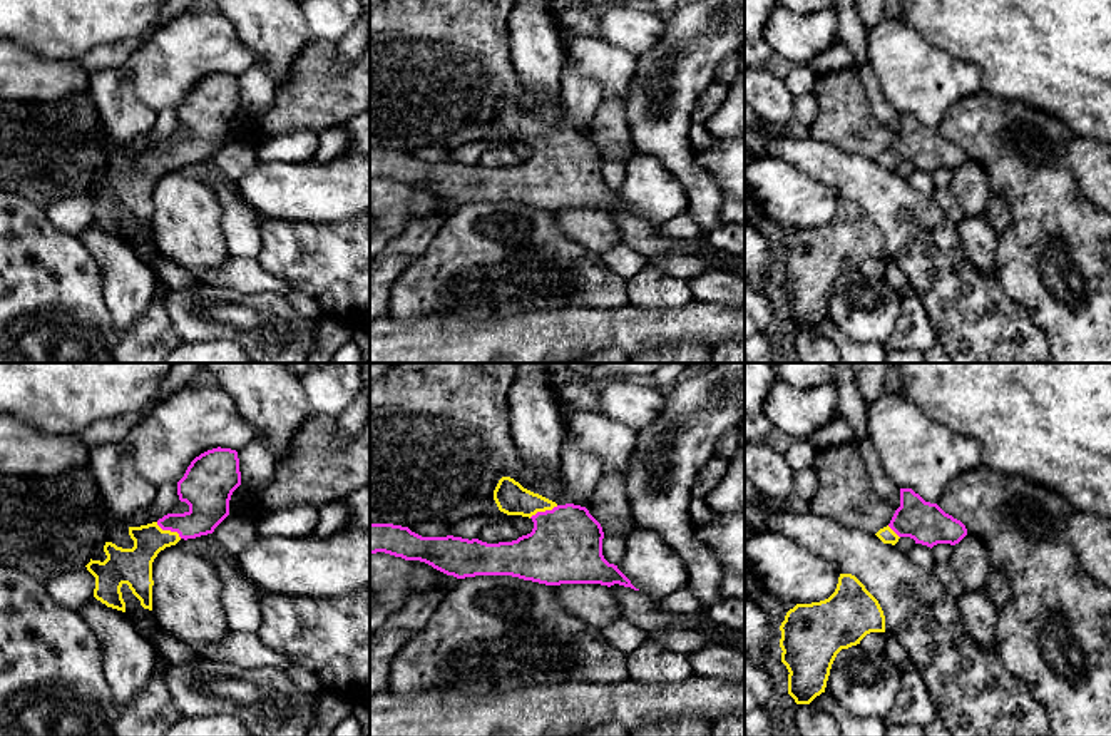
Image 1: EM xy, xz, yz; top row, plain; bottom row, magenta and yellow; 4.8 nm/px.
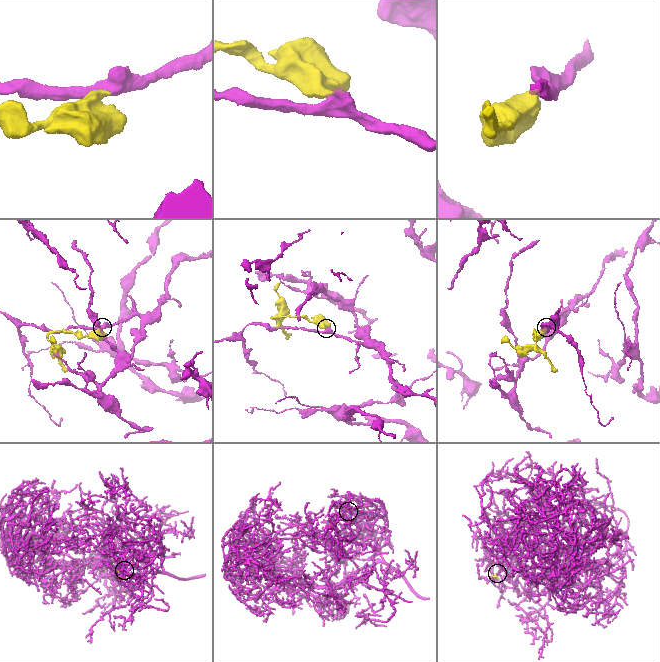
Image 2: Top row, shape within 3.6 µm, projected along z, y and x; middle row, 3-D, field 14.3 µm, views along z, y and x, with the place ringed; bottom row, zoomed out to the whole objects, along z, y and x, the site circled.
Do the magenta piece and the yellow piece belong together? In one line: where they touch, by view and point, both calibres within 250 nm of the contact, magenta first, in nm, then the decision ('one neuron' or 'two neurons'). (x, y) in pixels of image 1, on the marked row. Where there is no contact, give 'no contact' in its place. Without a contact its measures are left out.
contact xy (169, 529); calibres 220 and 180 nm; one neuron

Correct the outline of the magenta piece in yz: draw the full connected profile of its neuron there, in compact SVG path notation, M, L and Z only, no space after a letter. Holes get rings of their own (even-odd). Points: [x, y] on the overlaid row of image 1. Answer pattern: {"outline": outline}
{"outline": "M900 488L900 507L895 510L890 524L875 535L883 544L892 545L900 537L910 537L915 544L932 549L937 544L959 544L967 535L967 529L937 503L925 502L912 488Z"}

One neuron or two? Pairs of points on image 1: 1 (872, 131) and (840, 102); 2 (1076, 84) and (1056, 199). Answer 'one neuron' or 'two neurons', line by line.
1: one neuron
2: two neurons

